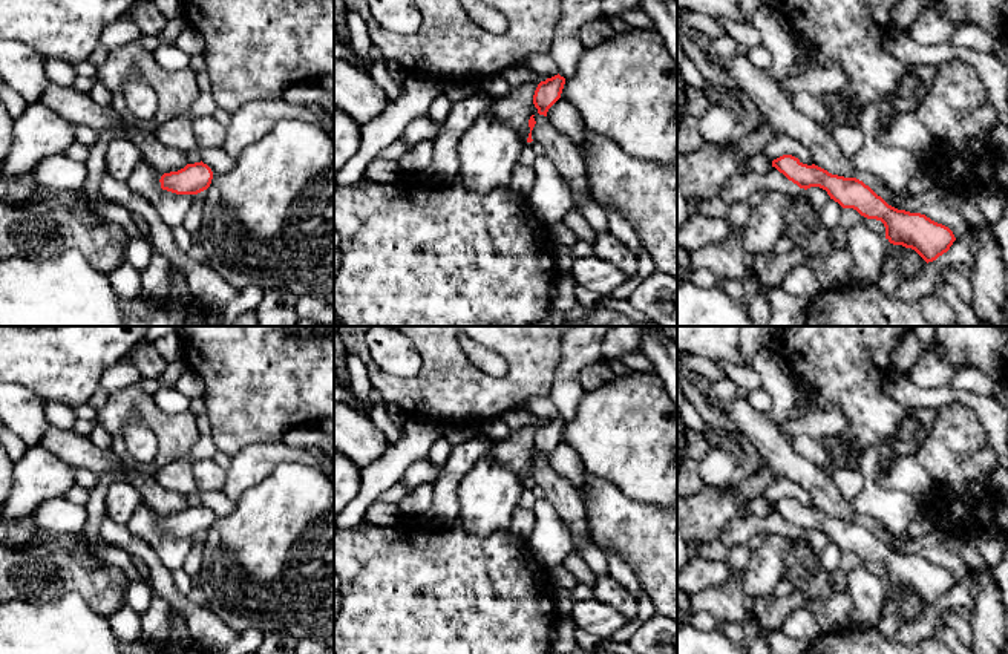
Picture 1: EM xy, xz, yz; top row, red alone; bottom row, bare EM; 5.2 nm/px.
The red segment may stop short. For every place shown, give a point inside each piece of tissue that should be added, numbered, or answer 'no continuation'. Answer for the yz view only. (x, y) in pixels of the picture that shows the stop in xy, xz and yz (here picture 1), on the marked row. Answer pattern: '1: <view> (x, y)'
no continuation

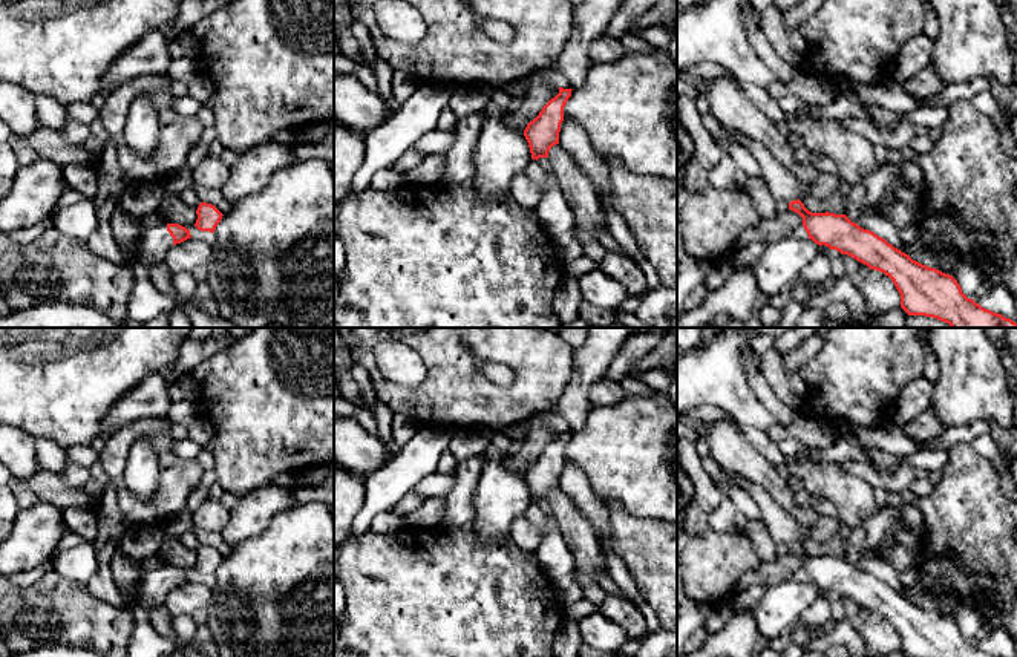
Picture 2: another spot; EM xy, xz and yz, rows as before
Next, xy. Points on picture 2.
1: xy (155, 241)

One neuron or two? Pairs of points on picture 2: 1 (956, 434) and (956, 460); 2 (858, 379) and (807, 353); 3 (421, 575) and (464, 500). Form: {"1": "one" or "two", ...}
{"1": "two", "2": "two", "3": "two"}

